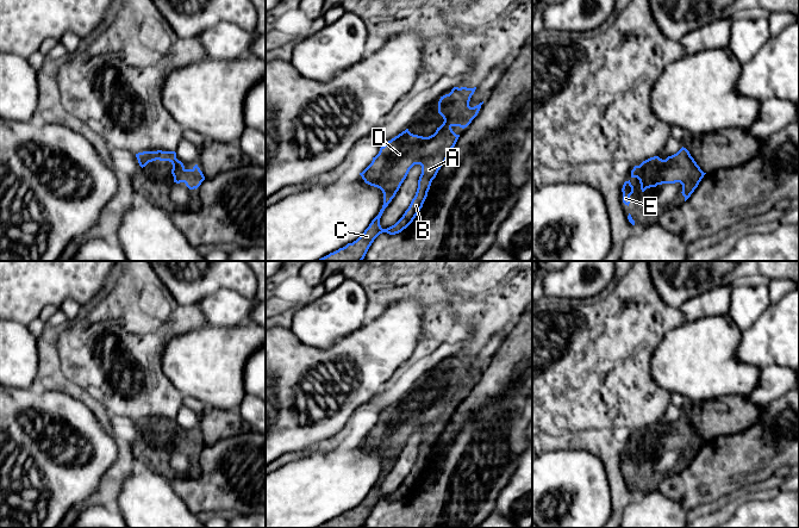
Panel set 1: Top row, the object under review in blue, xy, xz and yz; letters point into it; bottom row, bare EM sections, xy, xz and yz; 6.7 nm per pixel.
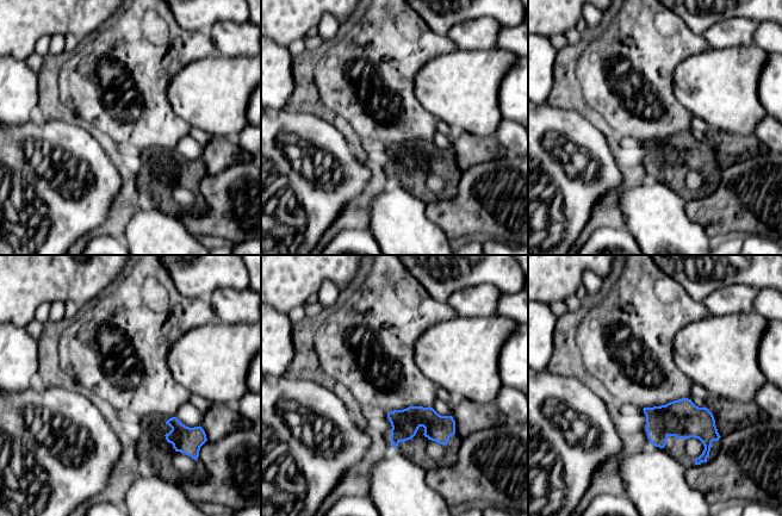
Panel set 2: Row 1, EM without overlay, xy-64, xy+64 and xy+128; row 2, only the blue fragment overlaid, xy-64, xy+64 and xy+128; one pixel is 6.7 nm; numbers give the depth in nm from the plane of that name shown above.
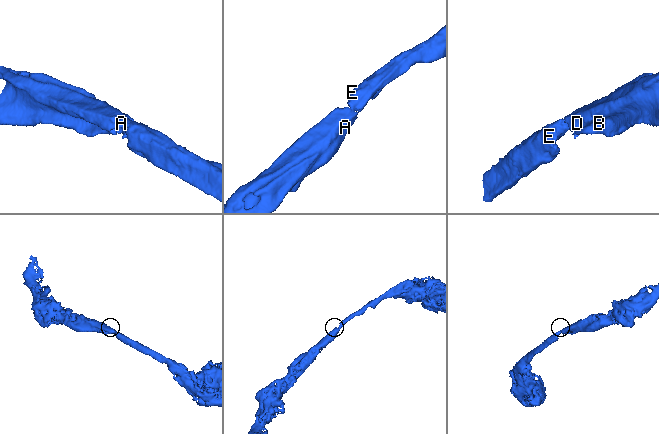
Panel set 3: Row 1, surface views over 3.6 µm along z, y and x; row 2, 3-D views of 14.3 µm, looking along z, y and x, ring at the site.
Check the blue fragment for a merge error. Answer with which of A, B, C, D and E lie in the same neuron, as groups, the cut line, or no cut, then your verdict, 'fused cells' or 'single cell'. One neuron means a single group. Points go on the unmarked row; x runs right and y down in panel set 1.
A B C D E; no cut; single cell

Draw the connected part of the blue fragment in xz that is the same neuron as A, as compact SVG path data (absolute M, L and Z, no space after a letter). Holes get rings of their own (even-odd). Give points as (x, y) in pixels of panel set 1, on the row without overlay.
M454 354L449 361L441 364L438 380L444 389L433 402L423 404L413 402L406 396L380 415L379 421L373 424L372 430L360 442L366 451L382 458L382 476L356 508L318 528L362 528L380 501L399 501L413 489L423 474L432 447L460 404L451 395L467 395L477 383L483 371L482 368L474 374L469 373L475 356L476 354ZM414 431L422 433L416 462L402 484L394 492L382 496L380 485Z

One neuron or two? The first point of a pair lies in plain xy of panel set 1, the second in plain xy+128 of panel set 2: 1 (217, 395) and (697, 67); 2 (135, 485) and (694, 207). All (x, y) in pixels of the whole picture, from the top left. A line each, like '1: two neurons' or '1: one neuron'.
1: one neuron
2: two neurons

